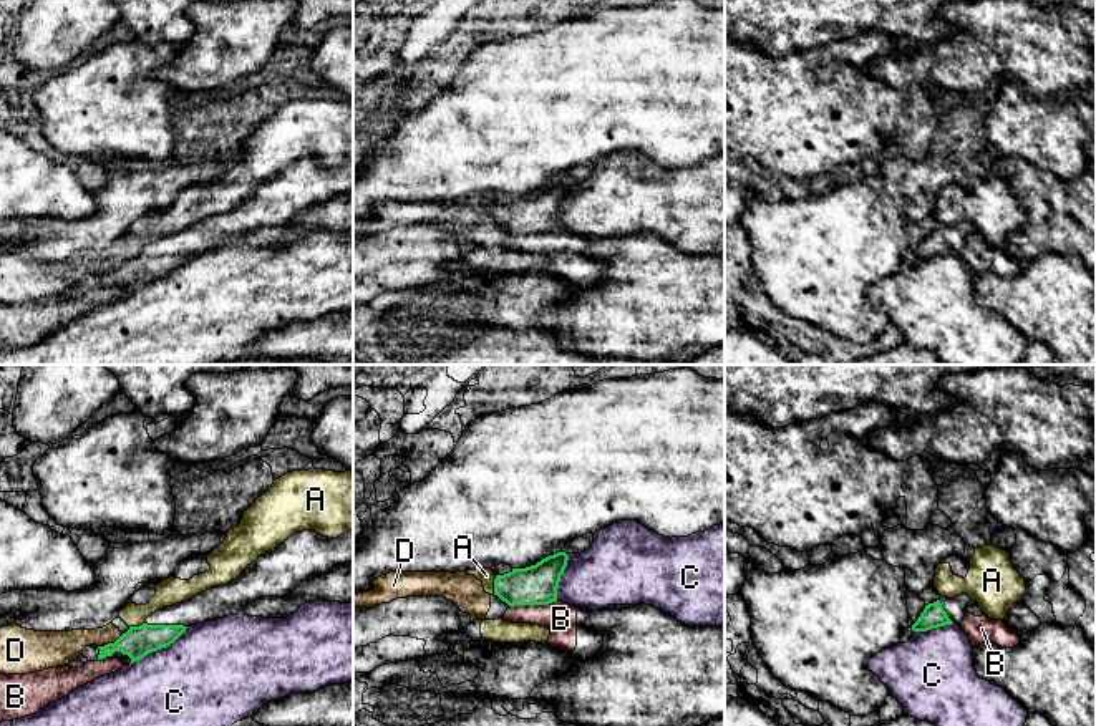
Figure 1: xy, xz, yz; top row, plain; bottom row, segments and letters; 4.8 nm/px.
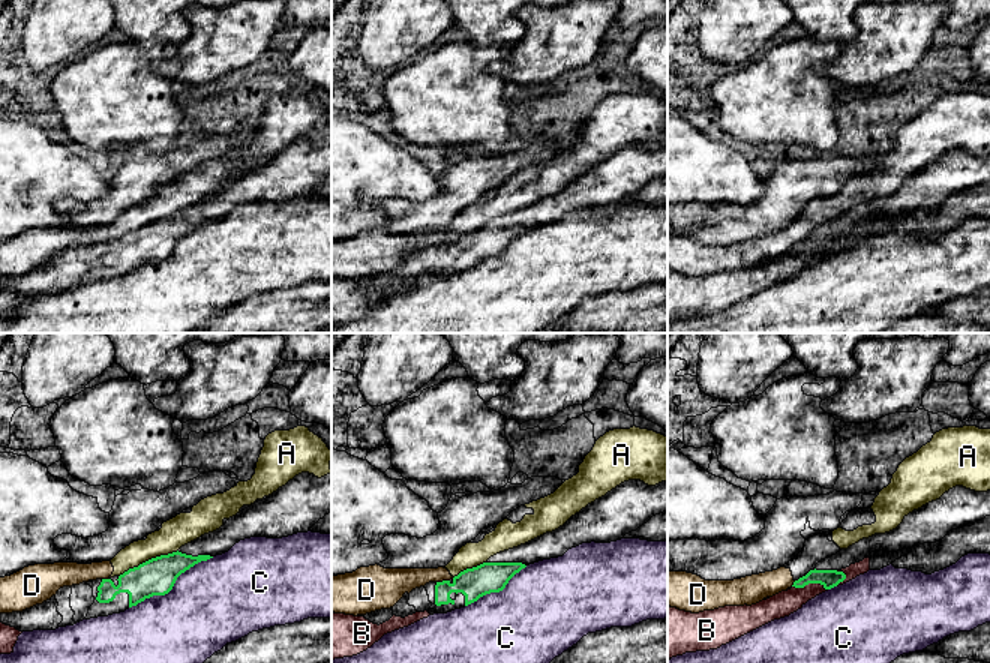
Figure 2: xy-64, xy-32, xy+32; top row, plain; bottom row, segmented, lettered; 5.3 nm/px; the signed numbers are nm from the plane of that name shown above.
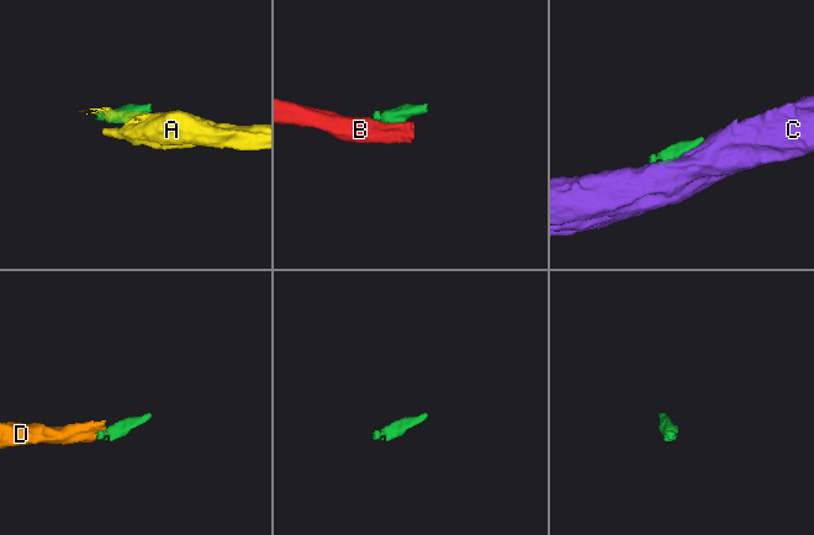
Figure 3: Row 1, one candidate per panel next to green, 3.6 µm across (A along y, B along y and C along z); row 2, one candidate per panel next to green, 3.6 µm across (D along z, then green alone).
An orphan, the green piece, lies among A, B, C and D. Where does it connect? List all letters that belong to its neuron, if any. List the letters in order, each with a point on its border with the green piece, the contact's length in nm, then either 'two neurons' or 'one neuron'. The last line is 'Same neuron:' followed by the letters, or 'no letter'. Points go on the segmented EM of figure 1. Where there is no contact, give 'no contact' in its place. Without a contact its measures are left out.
A: contact xz (494, 585); length 100 nm; two neurons
B: contact xz (533, 604); length 240 nm; two neurons
C: contact xy (158, 648); length 340 nm; two neurons
D: contact xy (115, 642); length 100 nm; two neurons
Same neuron: no letter

